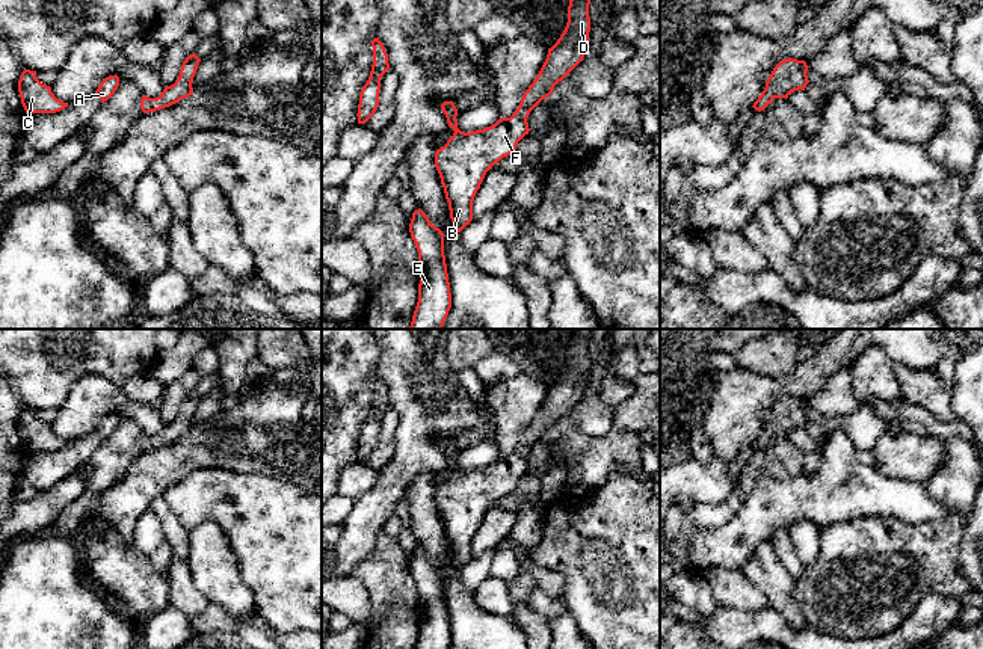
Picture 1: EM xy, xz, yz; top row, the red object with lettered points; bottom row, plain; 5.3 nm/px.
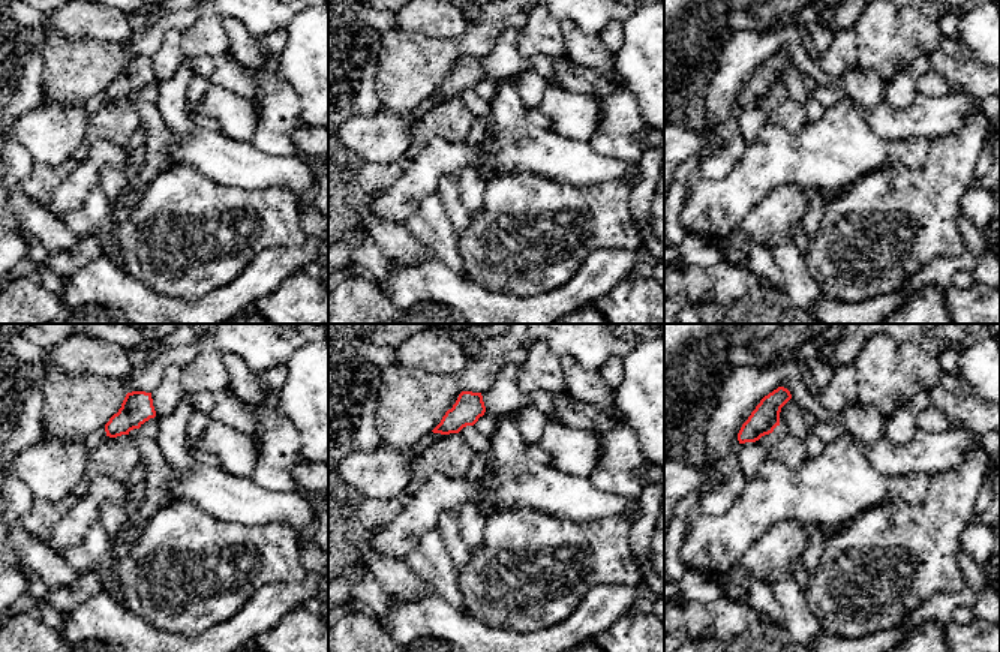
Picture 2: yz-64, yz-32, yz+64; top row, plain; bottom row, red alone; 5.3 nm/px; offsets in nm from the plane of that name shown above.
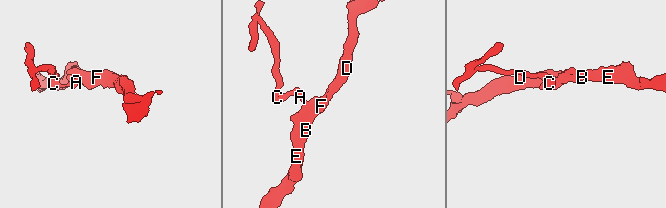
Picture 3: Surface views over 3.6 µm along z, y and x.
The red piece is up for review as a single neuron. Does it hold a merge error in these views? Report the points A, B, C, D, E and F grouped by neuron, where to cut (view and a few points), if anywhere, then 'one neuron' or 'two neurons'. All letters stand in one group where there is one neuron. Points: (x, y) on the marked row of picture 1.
A B C D E F; no cut; one neuron

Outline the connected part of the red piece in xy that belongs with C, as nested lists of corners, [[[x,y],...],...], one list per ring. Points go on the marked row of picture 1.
[[[24,69],[18,80],[18,92],[26,113],[56,113],[68,107],[54,97],[51,88],[36,78],[36,71]]]

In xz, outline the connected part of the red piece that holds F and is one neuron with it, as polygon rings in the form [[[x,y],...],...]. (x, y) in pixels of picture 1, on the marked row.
[[[569,0],[566,27],[557,42],[548,48],[539,74],[510,118],[500,118],[491,127],[465,133],[458,128],[455,103],[441,104],[455,133],[436,149],[435,168],[455,231],[461,232],[473,220],[473,201],[486,172],[503,157],[515,152],[518,142],[528,134],[530,112],[583,60],[590,32],[589,5],[590,0]]]

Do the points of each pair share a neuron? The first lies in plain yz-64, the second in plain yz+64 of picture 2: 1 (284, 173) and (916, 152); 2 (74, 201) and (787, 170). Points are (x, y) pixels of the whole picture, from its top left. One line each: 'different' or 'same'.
1: same
2: same

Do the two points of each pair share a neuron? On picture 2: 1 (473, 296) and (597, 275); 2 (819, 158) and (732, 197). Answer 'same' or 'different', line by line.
1: same
2: same

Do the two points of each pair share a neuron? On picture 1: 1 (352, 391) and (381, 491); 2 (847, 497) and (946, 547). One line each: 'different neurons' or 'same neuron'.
1: different neurons
2: different neurons

